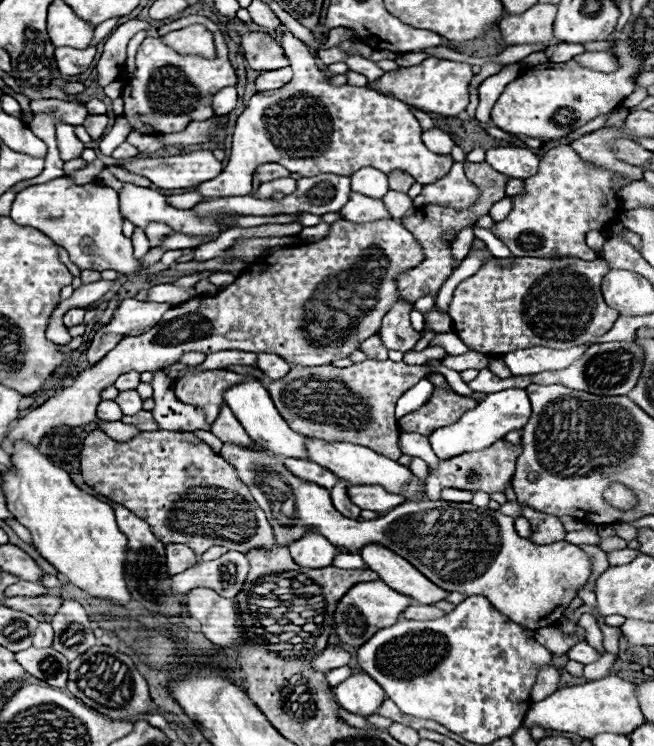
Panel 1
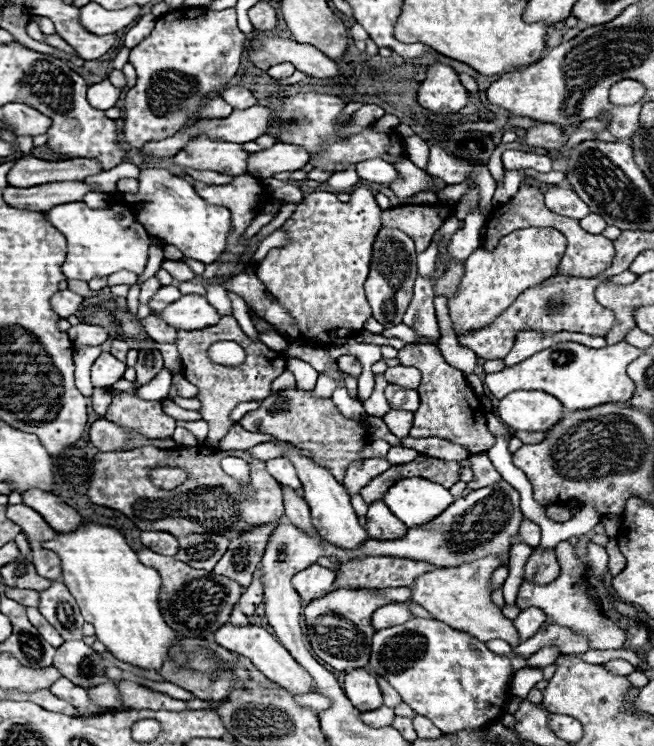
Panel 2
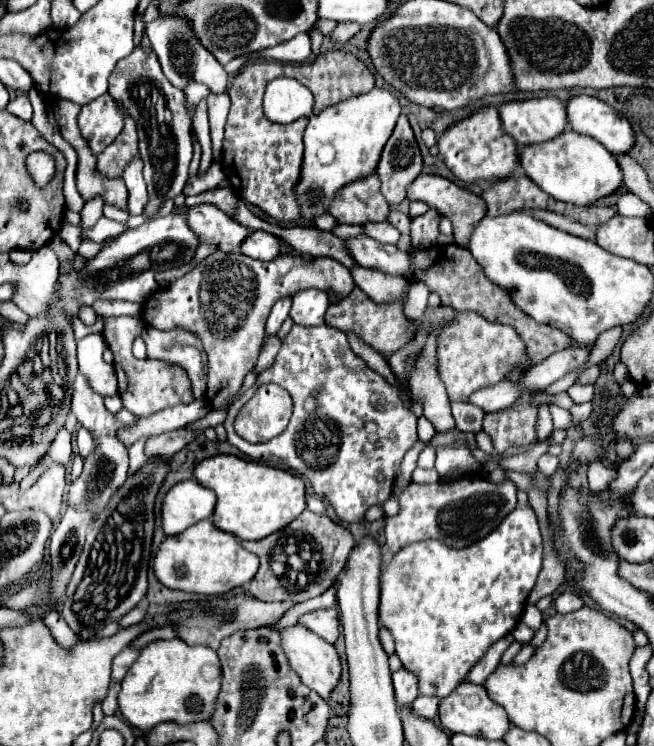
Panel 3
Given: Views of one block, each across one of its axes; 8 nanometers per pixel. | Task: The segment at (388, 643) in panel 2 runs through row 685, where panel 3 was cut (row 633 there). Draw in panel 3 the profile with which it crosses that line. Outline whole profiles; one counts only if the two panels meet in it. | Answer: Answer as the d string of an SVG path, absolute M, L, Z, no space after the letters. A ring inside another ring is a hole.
M516 508L486 538L468 548L448 548L440 540L420 540L404 546L380 570L380 626L388 628L396 642L396 654L402 666L418 678L422 696L448 696L462 684L476 660L500 638L504 638L520 620L526 598L542 570L542 536L538 532L536 512Z

